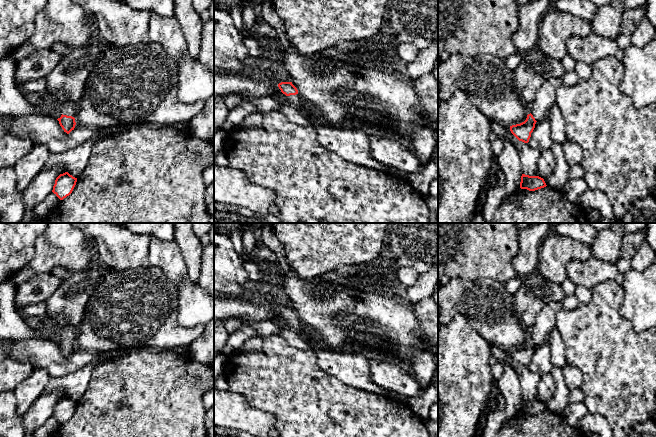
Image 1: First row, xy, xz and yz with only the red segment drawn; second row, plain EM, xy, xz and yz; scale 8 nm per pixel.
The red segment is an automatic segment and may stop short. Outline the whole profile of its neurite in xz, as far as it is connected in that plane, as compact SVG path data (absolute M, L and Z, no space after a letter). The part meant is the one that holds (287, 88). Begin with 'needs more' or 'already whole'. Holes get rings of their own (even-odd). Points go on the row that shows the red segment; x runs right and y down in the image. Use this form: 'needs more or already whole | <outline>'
needs more | M281 82L278 84L279 89L283 94L287 96L289 104L296 109L305 108L310 104L298 94L297 88L292 84L292 82Z

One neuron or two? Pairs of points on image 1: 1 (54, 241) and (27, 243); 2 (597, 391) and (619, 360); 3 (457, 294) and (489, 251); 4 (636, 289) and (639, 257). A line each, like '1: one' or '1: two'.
1: two
2: one
3: two
4: two

